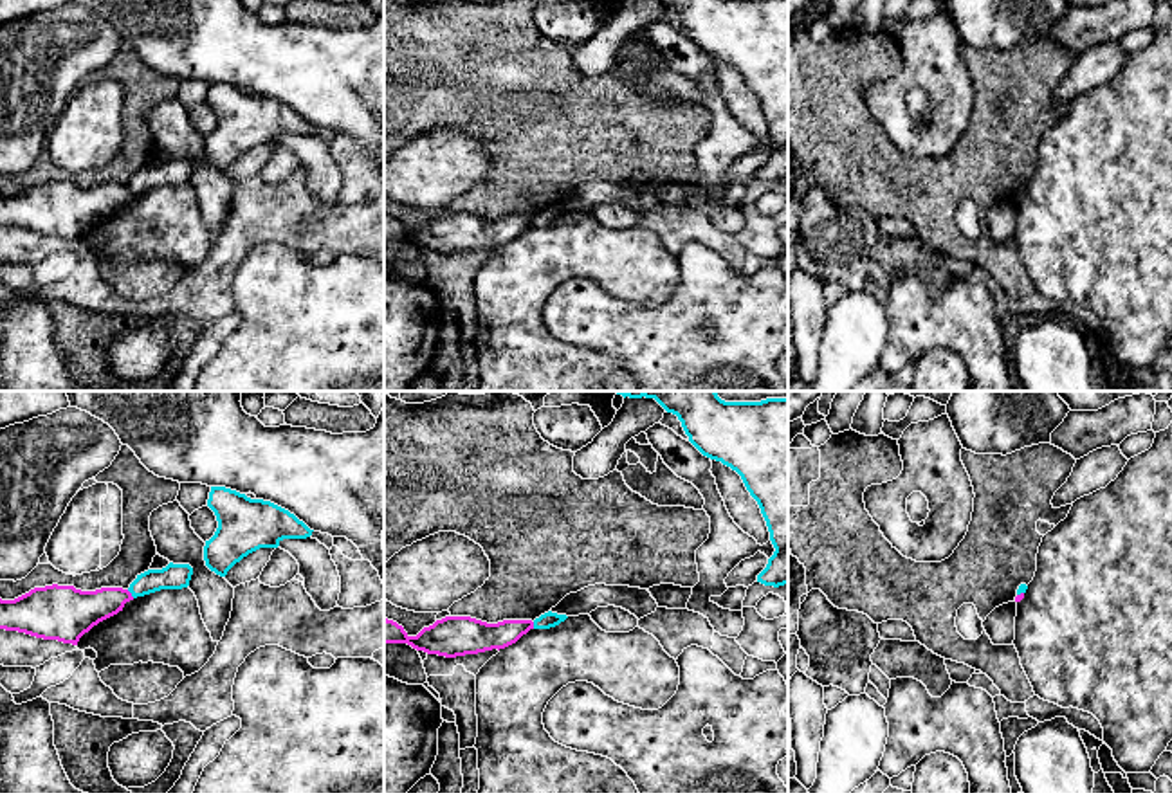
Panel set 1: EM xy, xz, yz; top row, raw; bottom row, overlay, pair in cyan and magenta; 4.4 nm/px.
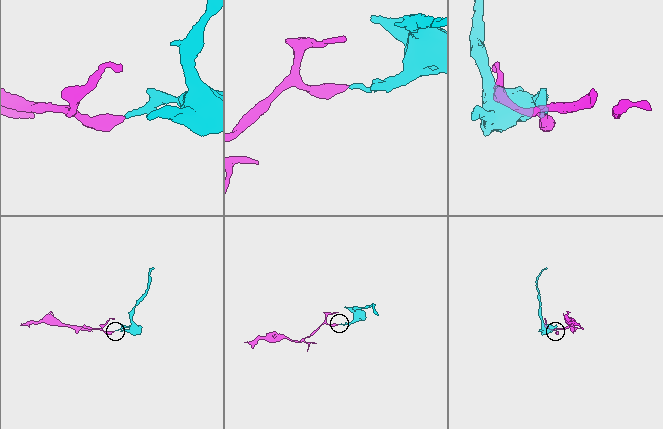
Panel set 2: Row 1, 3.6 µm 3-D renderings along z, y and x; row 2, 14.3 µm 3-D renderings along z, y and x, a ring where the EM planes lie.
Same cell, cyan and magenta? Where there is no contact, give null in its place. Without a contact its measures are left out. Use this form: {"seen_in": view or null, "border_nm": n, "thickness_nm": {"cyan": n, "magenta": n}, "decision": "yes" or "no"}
{"seen_in": "xy", "border_nm": 50, "thickness_nm": {"cyan": 110, "magenta": 190}, "decision": "no"}

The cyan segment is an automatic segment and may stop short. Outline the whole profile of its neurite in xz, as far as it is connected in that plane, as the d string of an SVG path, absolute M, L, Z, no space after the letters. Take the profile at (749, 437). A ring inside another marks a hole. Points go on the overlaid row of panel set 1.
M615 391L655 398L682 422L707 458L736 470L757 501L775 548L757 575L765 586L788 584L788 398L725 402L716 391Z

